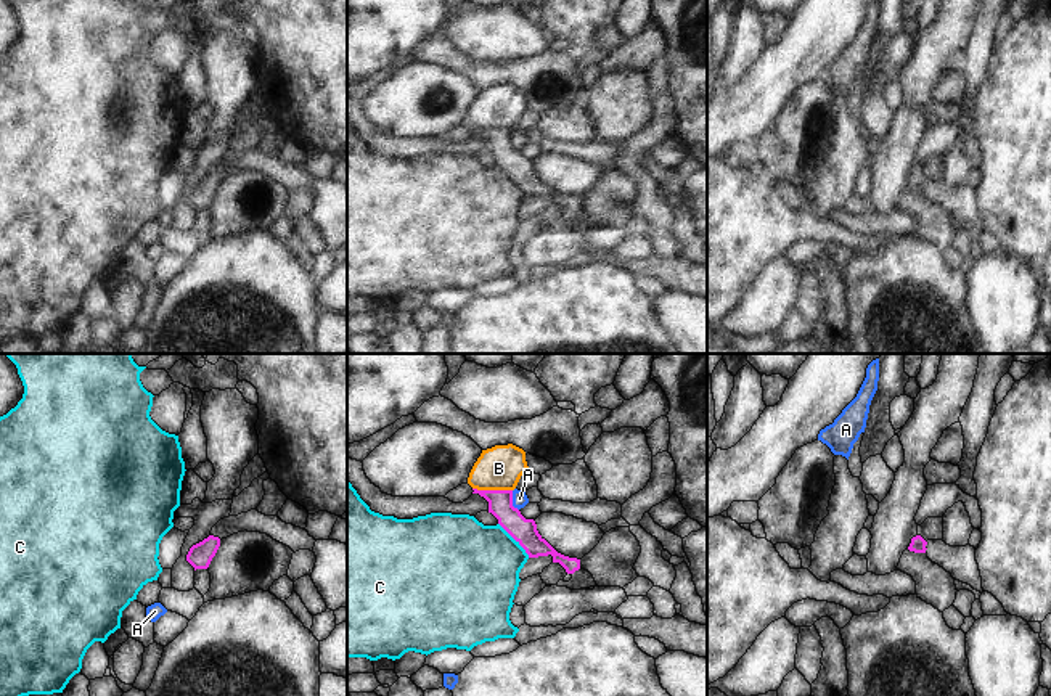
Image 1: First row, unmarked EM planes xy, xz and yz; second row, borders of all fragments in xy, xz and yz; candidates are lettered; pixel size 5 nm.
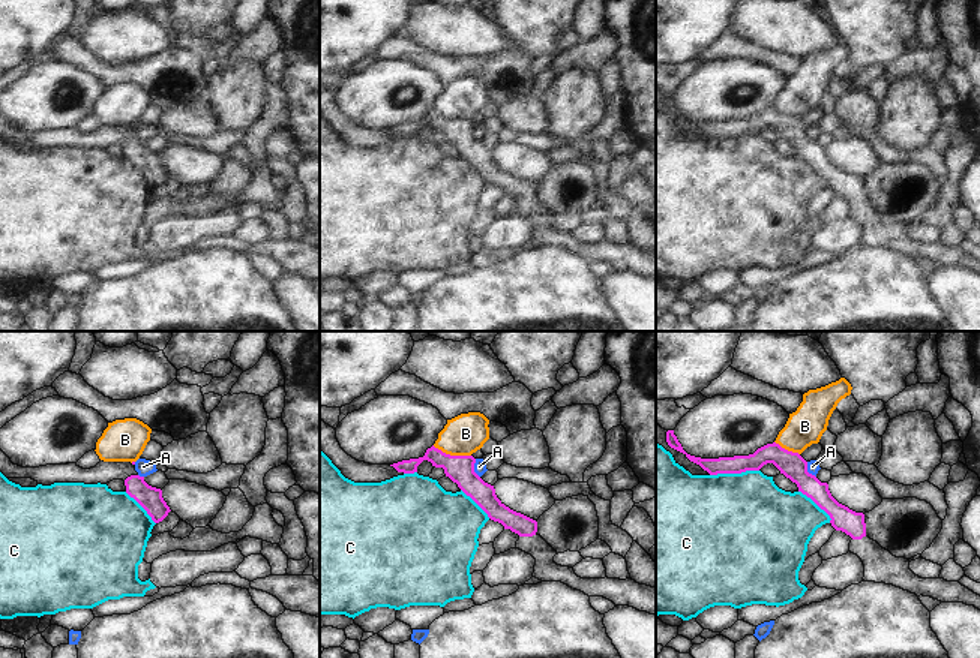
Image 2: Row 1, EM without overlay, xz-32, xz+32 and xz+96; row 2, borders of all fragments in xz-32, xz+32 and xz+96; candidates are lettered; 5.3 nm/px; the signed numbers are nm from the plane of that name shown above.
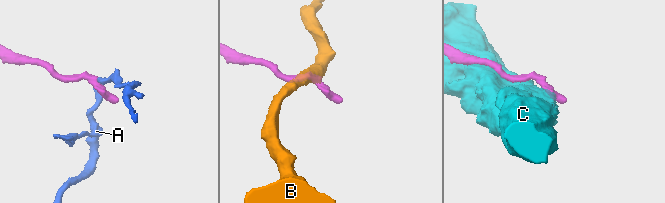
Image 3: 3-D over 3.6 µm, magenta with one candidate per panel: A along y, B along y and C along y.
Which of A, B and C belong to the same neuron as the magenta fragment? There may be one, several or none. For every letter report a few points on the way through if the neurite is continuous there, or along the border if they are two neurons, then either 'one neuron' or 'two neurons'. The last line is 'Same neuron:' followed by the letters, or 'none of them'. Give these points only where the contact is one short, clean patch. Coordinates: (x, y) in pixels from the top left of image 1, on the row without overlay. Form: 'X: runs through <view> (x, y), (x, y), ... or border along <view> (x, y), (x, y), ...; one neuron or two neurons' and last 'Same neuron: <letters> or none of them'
A: border along xz (511, 131), (511, 143), (518, 150); two neurons
B: border along xz (473, 127), (511, 131); two neurons
C: two neurons
Same neuron: none of them

